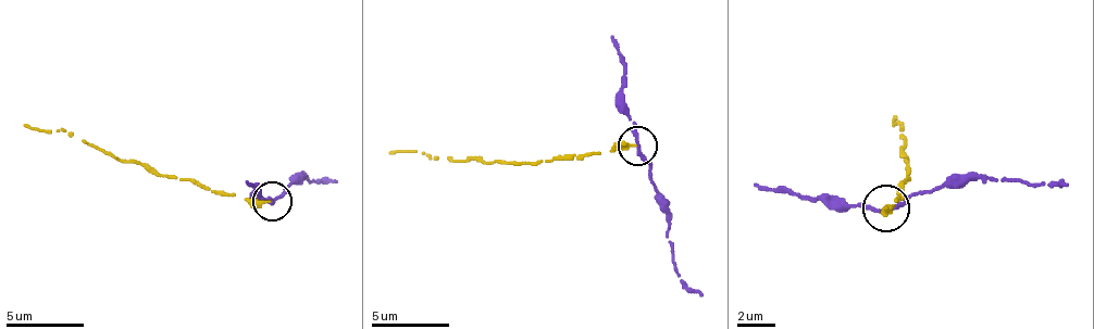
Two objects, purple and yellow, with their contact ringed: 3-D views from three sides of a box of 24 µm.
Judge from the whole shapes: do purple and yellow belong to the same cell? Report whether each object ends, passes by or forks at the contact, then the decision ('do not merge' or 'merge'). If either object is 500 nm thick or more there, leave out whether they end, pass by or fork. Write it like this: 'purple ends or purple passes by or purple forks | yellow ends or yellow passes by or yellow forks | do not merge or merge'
purple passes by | yellow ends | do not merge

